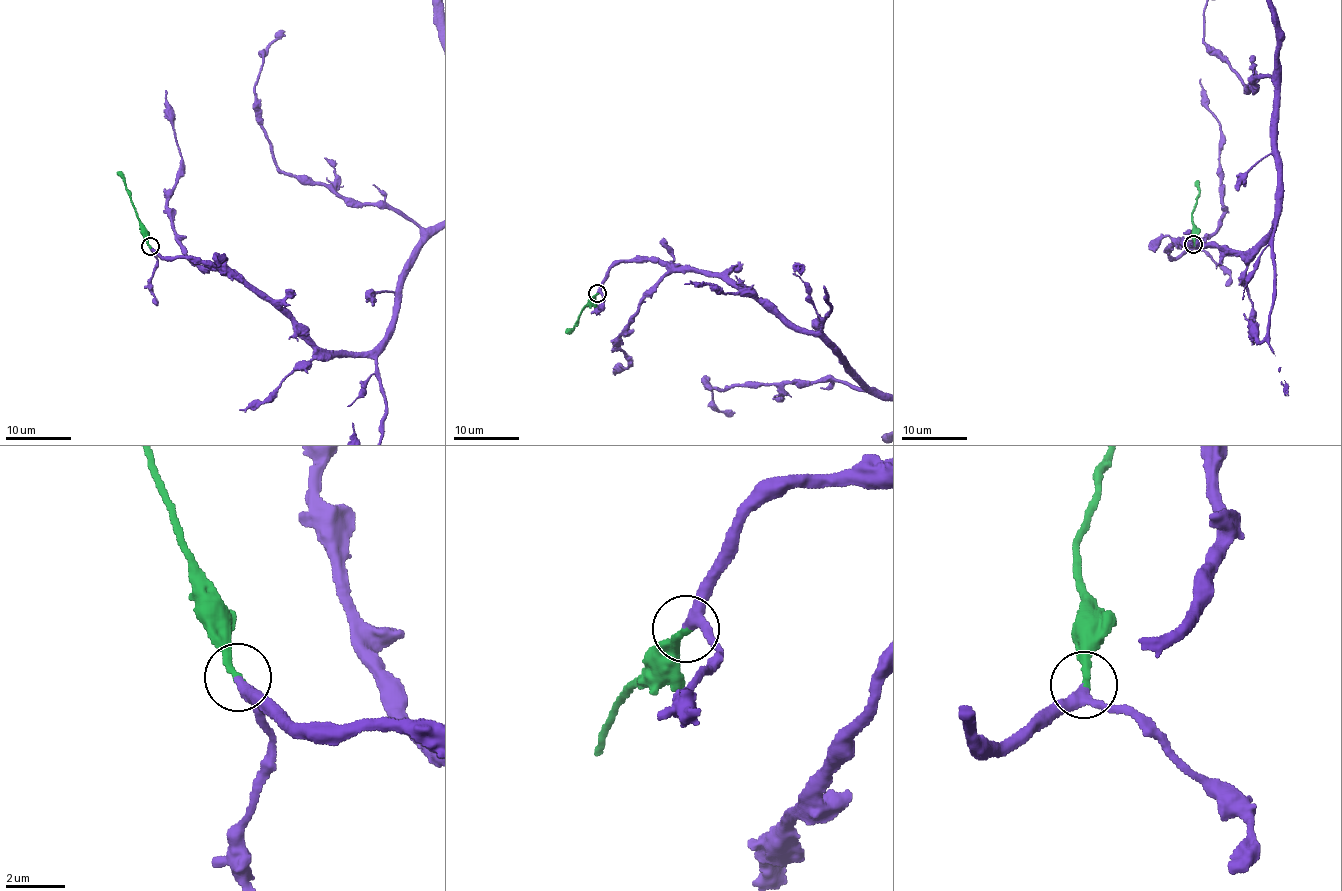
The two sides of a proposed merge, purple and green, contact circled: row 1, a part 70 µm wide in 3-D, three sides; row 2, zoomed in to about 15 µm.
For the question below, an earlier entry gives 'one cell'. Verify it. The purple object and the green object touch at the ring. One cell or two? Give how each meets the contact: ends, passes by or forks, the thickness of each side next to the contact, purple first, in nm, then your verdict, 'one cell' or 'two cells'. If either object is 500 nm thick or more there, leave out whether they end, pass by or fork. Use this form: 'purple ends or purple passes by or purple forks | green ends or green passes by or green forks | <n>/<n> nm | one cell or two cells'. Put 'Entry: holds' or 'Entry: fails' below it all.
purple passes by | green ends | 260/280 nm | one cell
Entry: holds

